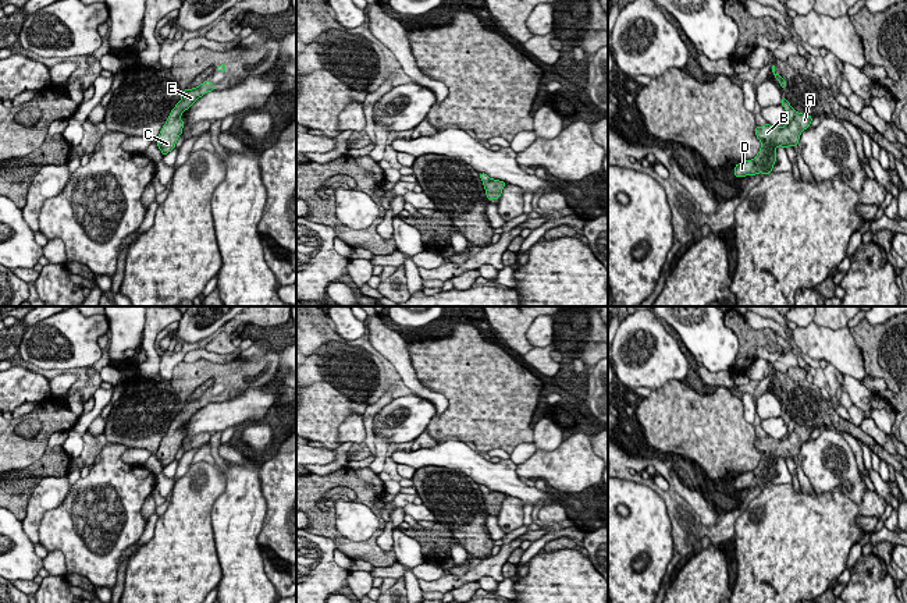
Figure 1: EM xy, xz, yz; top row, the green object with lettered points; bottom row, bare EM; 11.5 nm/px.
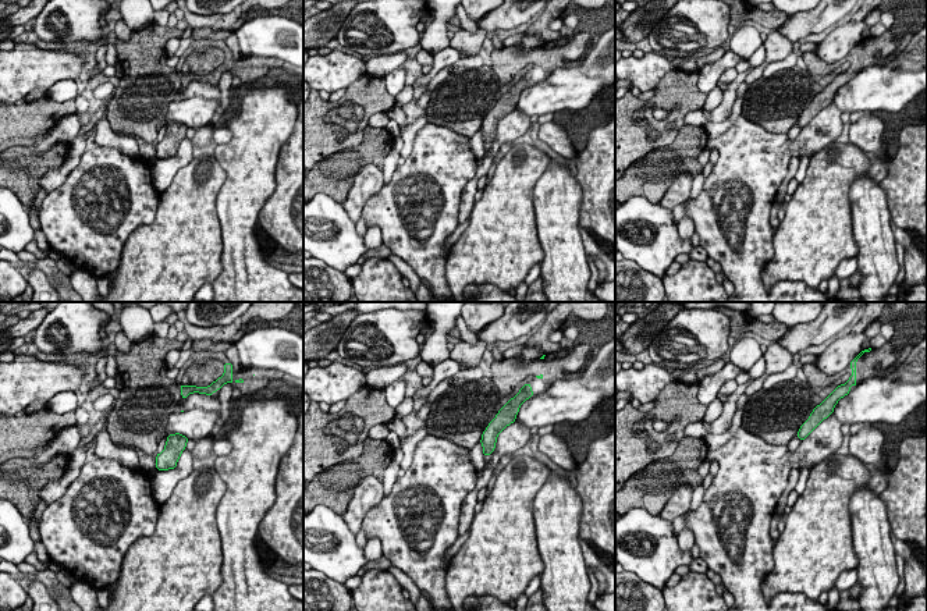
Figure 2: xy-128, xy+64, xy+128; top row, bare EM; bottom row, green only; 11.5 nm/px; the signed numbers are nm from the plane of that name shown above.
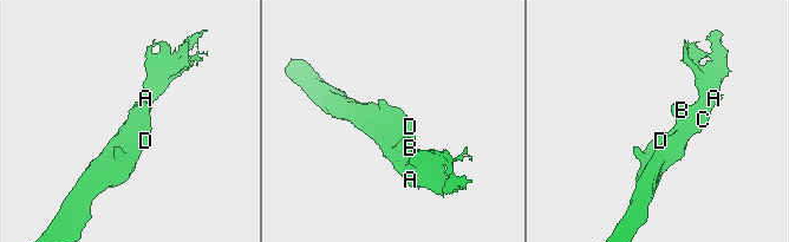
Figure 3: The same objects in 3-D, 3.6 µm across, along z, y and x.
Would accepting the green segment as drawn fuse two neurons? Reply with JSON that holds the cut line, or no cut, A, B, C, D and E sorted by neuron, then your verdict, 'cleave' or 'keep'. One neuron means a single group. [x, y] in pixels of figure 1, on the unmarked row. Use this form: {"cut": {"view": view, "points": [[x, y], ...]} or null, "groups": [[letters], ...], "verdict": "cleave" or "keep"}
{"cut": null, "groups": [["A", "B", "C", "D", "E"]], "verdict": "keep"}

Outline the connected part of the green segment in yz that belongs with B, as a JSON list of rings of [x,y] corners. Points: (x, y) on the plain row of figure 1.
[[[785,408],[780,416],[787,423],[789,433],[780,440],[772,439],[768,434],[764,439],[755,439],[755,447],[761,453],[761,461],[754,471],[735,478],[735,487],[737,490],[758,485],[764,487],[772,485],[776,473],[776,460],[783,458],[786,461],[787,458],[796,458],[801,444],[810,439],[812,433],[811,428],[797,425]]]

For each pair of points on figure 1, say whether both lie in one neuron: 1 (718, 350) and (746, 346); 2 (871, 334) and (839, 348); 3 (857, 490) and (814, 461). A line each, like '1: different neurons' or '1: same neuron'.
1: different neurons
2: different neurons
3: same neuron

